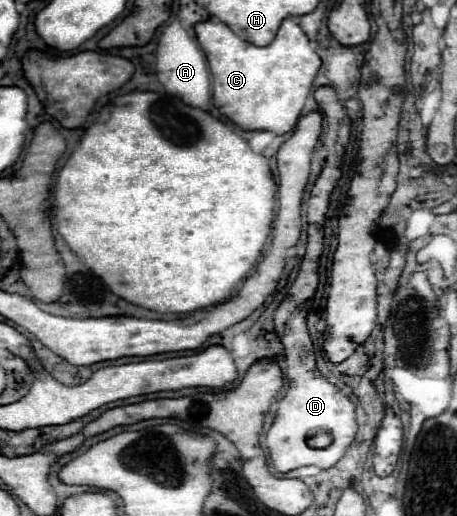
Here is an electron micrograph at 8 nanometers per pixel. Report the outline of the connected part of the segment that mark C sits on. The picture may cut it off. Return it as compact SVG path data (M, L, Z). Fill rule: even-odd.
M213 19L197 23L195 33L213 73L213 103L221 109L219 113L243 131L263 129L277 135L293 131L321 67L321 59L313 51L297 19L285 19L277 37L267 47L257 47L239 39L225 23Z

